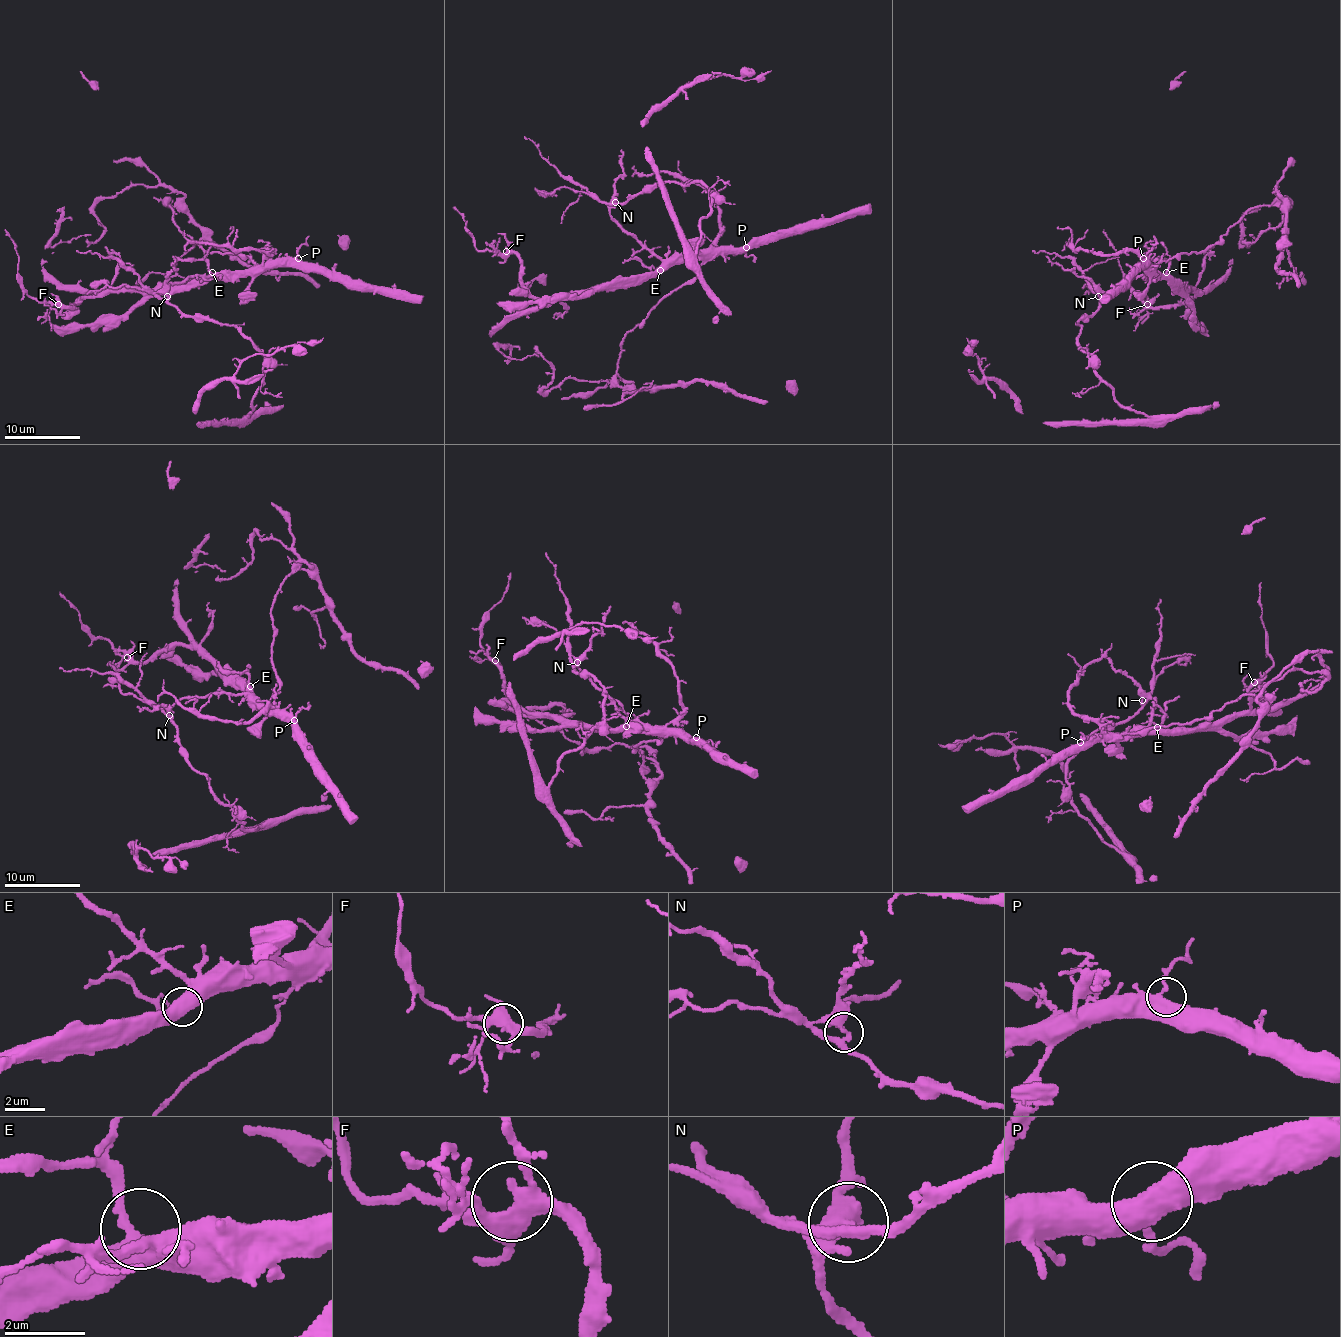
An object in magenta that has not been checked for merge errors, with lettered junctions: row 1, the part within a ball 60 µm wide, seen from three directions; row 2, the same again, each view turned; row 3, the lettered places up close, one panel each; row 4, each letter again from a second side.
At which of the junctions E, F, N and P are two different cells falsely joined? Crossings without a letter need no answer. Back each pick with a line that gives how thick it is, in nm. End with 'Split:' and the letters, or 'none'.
N: 280 nm
Split: N

